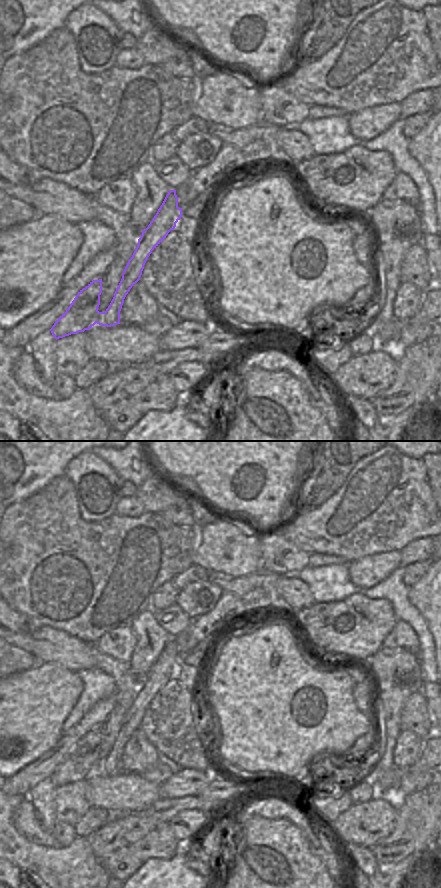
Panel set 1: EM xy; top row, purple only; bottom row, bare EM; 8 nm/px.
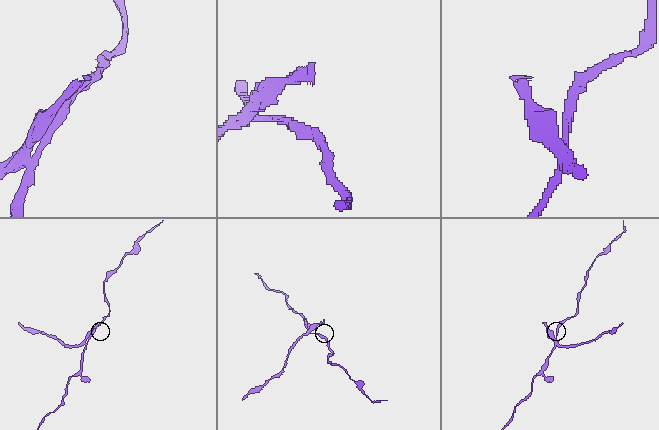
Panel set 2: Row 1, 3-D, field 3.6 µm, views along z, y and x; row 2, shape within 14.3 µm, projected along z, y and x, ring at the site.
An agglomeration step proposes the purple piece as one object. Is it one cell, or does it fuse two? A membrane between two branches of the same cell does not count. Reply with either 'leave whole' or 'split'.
split

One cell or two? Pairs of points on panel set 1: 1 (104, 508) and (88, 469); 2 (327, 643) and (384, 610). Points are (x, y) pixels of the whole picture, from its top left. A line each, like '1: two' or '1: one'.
1: one
2: one

